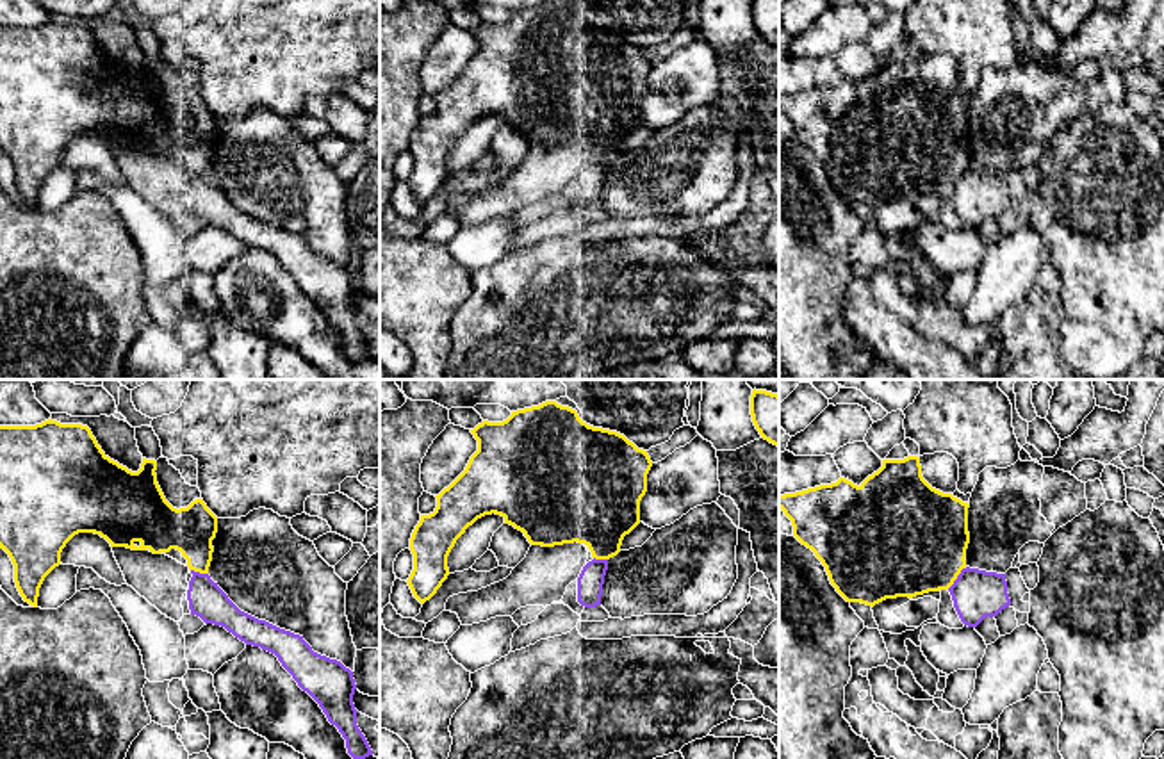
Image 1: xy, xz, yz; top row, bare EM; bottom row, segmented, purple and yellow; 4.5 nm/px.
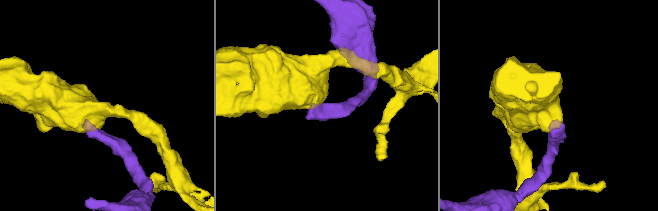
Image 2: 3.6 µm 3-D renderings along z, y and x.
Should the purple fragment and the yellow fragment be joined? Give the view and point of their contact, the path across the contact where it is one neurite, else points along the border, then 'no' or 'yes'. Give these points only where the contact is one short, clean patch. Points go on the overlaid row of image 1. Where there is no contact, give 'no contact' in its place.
contact yz (958, 578); no

